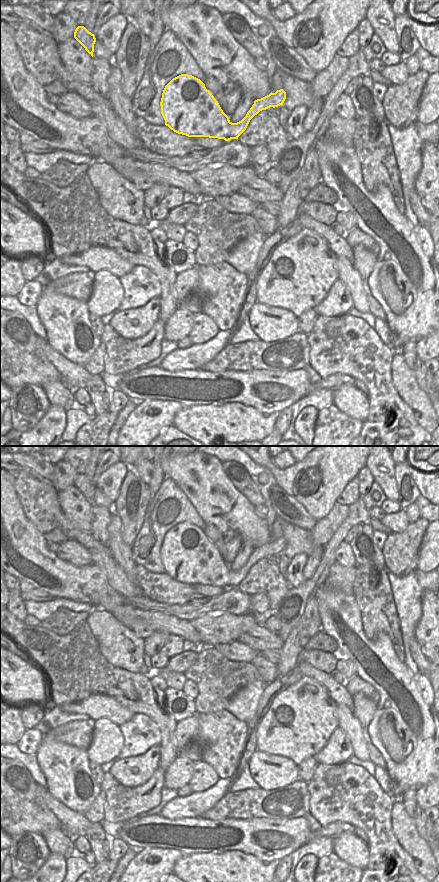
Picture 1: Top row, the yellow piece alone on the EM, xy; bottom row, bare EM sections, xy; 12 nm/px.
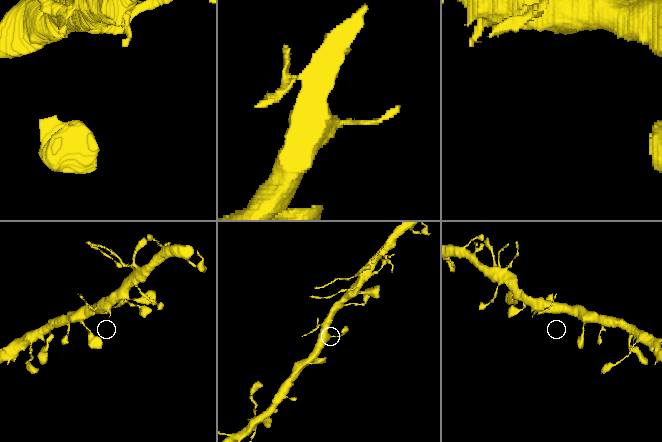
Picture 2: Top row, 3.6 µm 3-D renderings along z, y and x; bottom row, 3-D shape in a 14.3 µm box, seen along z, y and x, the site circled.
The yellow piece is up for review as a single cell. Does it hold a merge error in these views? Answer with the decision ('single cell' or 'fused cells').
single cell

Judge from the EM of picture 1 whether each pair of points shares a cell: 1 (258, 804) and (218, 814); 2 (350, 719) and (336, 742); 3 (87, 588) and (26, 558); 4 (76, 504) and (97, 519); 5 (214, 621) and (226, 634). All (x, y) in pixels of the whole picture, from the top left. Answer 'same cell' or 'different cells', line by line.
1: same cell
2: different cells
3: same cell
4: different cells
5: same cell

